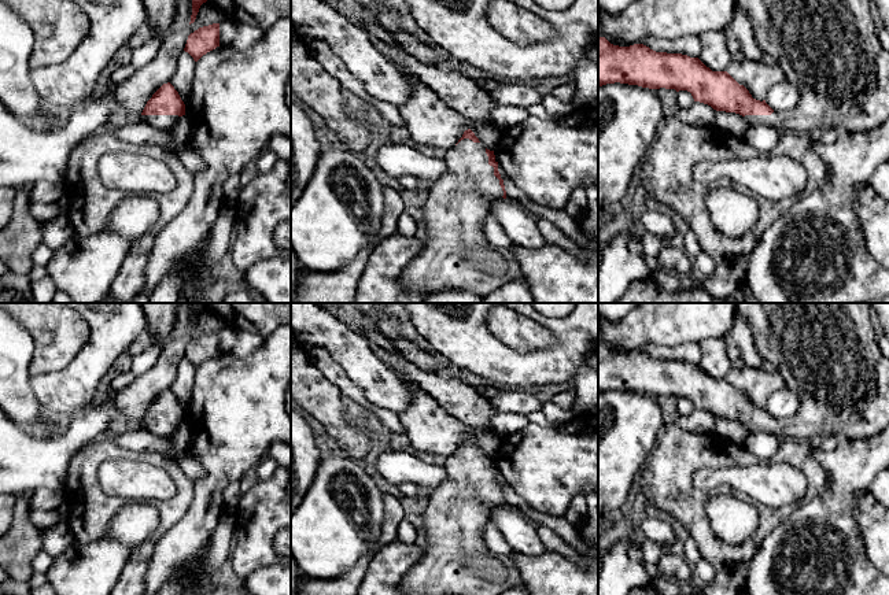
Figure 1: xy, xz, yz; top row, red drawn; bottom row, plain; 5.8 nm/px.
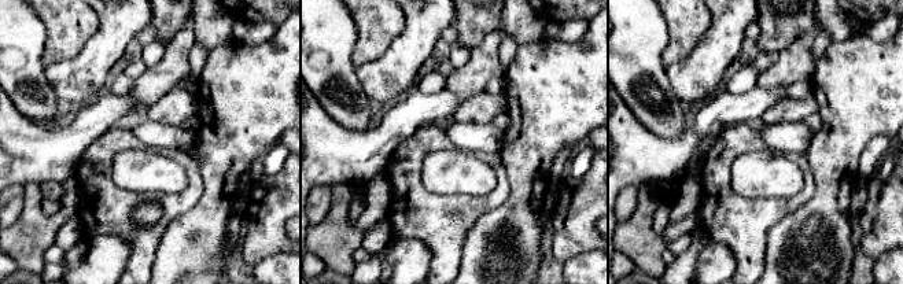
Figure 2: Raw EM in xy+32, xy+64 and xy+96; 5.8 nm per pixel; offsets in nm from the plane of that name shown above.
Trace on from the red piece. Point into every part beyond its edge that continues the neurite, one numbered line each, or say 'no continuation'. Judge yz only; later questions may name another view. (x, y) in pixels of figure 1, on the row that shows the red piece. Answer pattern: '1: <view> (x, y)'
1: yz (829, 50)

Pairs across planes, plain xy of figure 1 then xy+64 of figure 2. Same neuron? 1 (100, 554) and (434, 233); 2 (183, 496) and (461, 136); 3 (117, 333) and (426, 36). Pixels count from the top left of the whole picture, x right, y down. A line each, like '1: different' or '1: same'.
1: different
2: different
3: same

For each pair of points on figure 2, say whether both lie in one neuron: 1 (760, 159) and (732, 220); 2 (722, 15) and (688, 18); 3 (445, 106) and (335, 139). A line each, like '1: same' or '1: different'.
1: different
2: different
3: same

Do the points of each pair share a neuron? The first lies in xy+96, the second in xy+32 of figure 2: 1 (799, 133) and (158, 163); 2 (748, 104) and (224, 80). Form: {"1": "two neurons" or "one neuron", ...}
{"1": "two neurons", "2": "two neurons"}

